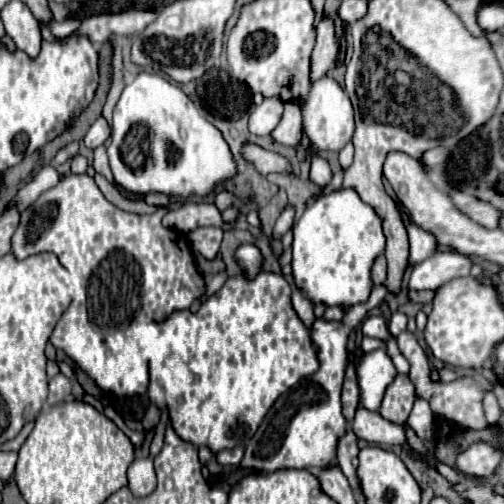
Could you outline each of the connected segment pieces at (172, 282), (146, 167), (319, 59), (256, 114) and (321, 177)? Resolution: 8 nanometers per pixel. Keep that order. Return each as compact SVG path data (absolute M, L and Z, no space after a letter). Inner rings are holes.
M70 174L64 176L58 186L46 190L20 216L20 224L12 236L12 252L20 260L40 252L52 252L70 274L68 280L74 298L72 304L68 304L70 308L58 320L50 342L54 344L54 348L64 350L104 392L112 392L116 396L134 396L148 392L148 362L144 362L144 358L140 356L140 346L130 346L132 342L126 334L128 324L138 312L148 312L150 322L164 322L170 312L190 308L192 302L206 292L206 282L196 268L188 238L182 234L180 248L180 234L176 230L164 228L160 222L166 212L183 205L184 202L176 201L167 208L161 207L154 214L130 214L110 204L96 186L94 178L90 178L88 174Z
M140 72L134 82L130 82L122 90L112 114L112 138L106 154L116 184L134 194L160 192L170 198L190 198L208 196L216 192L220 184L234 180L238 176L236 158L232 156L222 132L214 124L210 124L202 113L202 109L182 92L180 86L168 82L158 74Z
M322 16L316 26L316 46L312 52L312 76L322 78L330 66L336 62L338 56L338 42L334 36L334 20L330 16Z
M264 98L264 102L250 114L250 120L248 120L250 132L256 134L256 136L270 134L276 128L276 124L280 122L282 110L284 110L284 102L282 100Z
M314 156L314 158L312 158L312 168L310 168L310 180L312 180L316 186L324 188L324 186L330 182L330 178L332 178L332 170L330 170L328 162L326 162L324 158Z

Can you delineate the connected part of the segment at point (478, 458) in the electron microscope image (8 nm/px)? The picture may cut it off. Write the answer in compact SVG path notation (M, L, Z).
M474 442L456 458L456 468L460 472L468 472L474 478L488 478L494 474L502 460L502 450L490 446L488 442Z

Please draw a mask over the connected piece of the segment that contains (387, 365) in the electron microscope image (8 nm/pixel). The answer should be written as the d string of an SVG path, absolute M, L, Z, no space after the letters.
M374 350L362 354L358 362L354 362L354 370L358 376L360 404L366 410L378 410L386 388L396 378L396 368L392 358L386 354L386 350Z

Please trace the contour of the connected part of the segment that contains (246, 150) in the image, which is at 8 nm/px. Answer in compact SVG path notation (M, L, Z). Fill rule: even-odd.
M244 144L240 148L240 154L246 162L250 162L262 176L266 176L268 172L288 172L290 174L290 164L284 162L280 164L280 160L286 160L282 158L280 154L276 152L268 152L264 148L260 148L258 144Z

